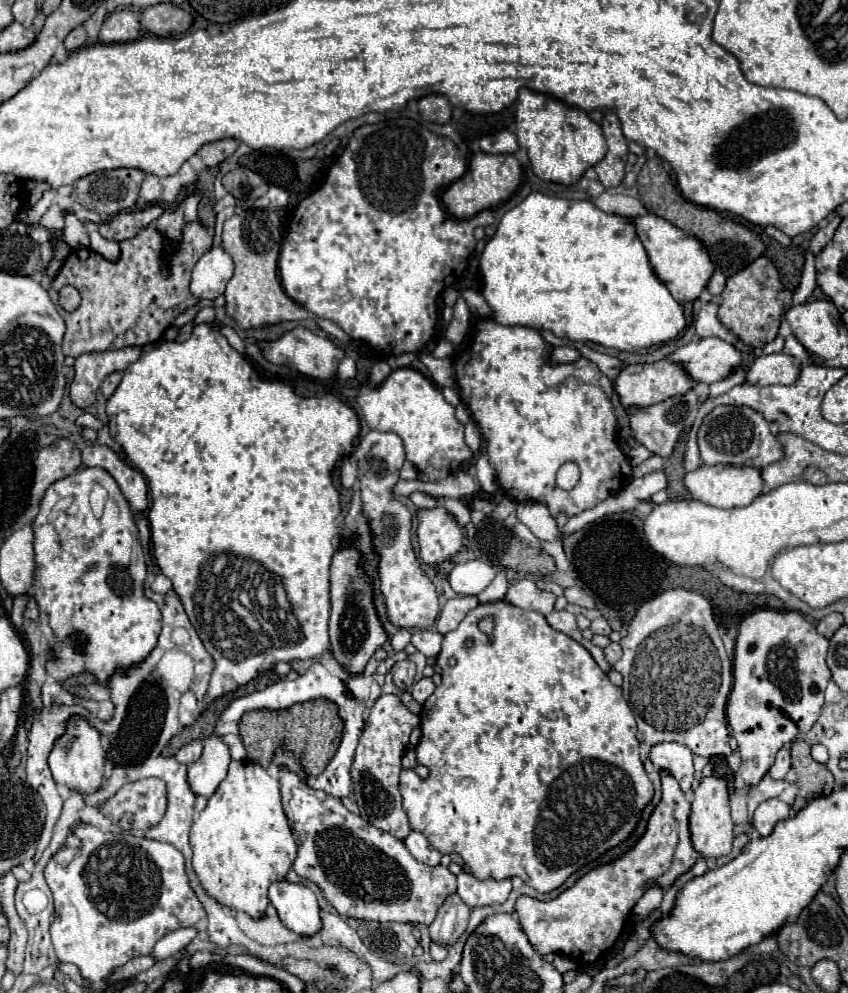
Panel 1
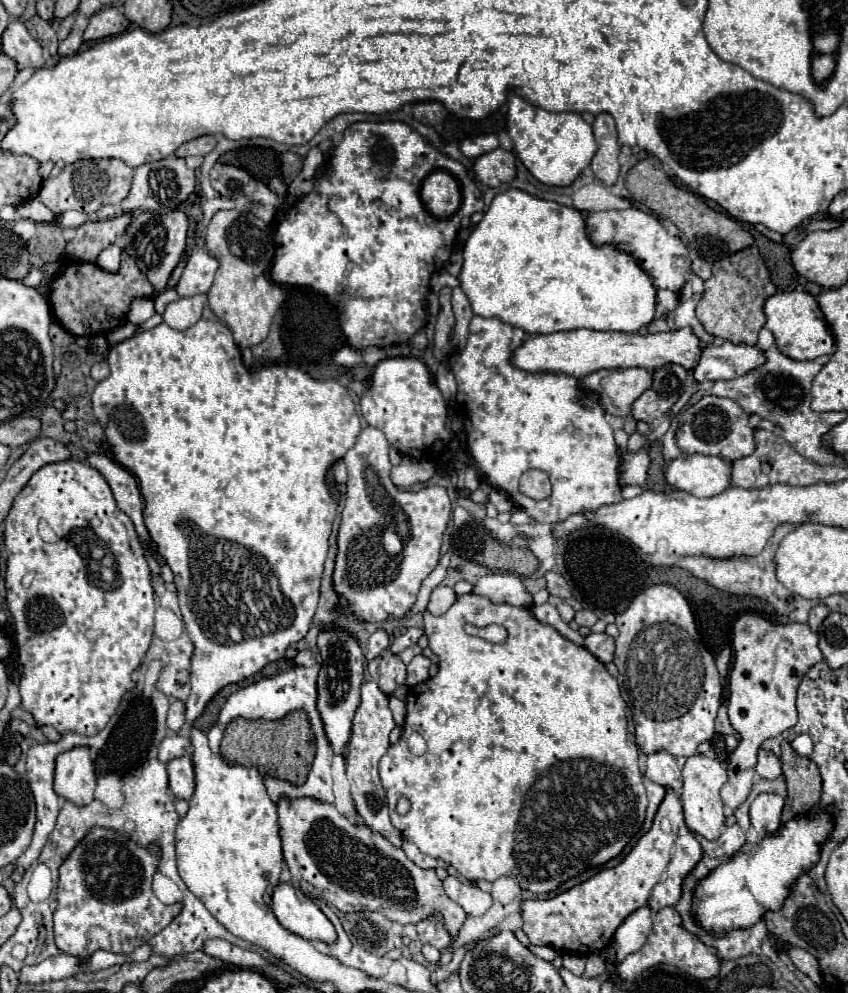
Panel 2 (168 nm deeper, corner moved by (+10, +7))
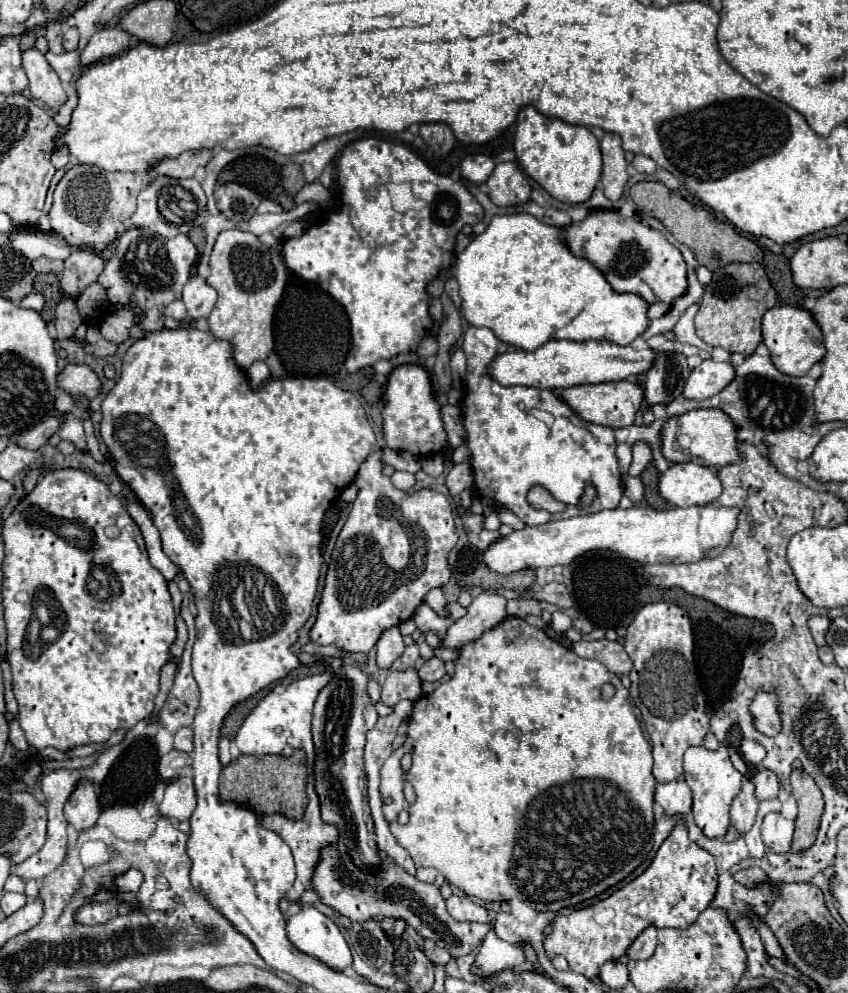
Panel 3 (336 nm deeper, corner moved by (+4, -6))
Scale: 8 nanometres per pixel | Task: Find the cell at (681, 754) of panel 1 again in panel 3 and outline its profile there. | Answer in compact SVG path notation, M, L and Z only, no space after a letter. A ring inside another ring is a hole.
M683 779L657 783L655 803L659 803L667 815L685 815L691 811L691 789Z

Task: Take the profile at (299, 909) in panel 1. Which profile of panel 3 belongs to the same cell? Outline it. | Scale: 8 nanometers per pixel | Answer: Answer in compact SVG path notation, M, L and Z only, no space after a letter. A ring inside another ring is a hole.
M303 907L287 919L287 937L303 953L343 971L353 959L339 927L315 907Z

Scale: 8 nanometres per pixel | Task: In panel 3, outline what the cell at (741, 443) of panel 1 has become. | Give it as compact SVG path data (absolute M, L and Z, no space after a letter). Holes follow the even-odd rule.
M697 409L679 417L671 417L663 425L663 455L671 463L699 463L717 469L741 463L737 427L721 409Z

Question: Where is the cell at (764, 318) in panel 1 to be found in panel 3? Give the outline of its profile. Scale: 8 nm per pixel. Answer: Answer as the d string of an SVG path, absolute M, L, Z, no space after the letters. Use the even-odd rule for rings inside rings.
M731 263L713 273L713 281L705 287L701 307L695 315L697 335L711 347L723 347L731 353L753 355L763 341L761 319L767 309L777 305L777 293L769 283L769 277L761 263ZM725 285L735 285L735 291L727 293Z

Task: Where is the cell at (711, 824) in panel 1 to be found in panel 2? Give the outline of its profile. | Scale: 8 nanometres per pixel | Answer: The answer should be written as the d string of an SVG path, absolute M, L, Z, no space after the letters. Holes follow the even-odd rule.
M693 754L687 758L683 766L683 792L681 792L681 804L685 810L685 822L689 830L695 834L705 836L707 840L715 840L721 834L721 828L725 826L725 814L723 814L723 802L719 796L721 786L727 782L727 768L717 758L707 758L703 754Z

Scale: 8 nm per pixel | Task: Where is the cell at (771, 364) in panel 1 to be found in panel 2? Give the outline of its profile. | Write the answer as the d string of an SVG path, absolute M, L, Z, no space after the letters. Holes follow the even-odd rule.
M723 342L721 346L709 344L701 350L701 358L691 370L695 382L705 380L733 380L751 368L763 364L763 352L755 346Z

